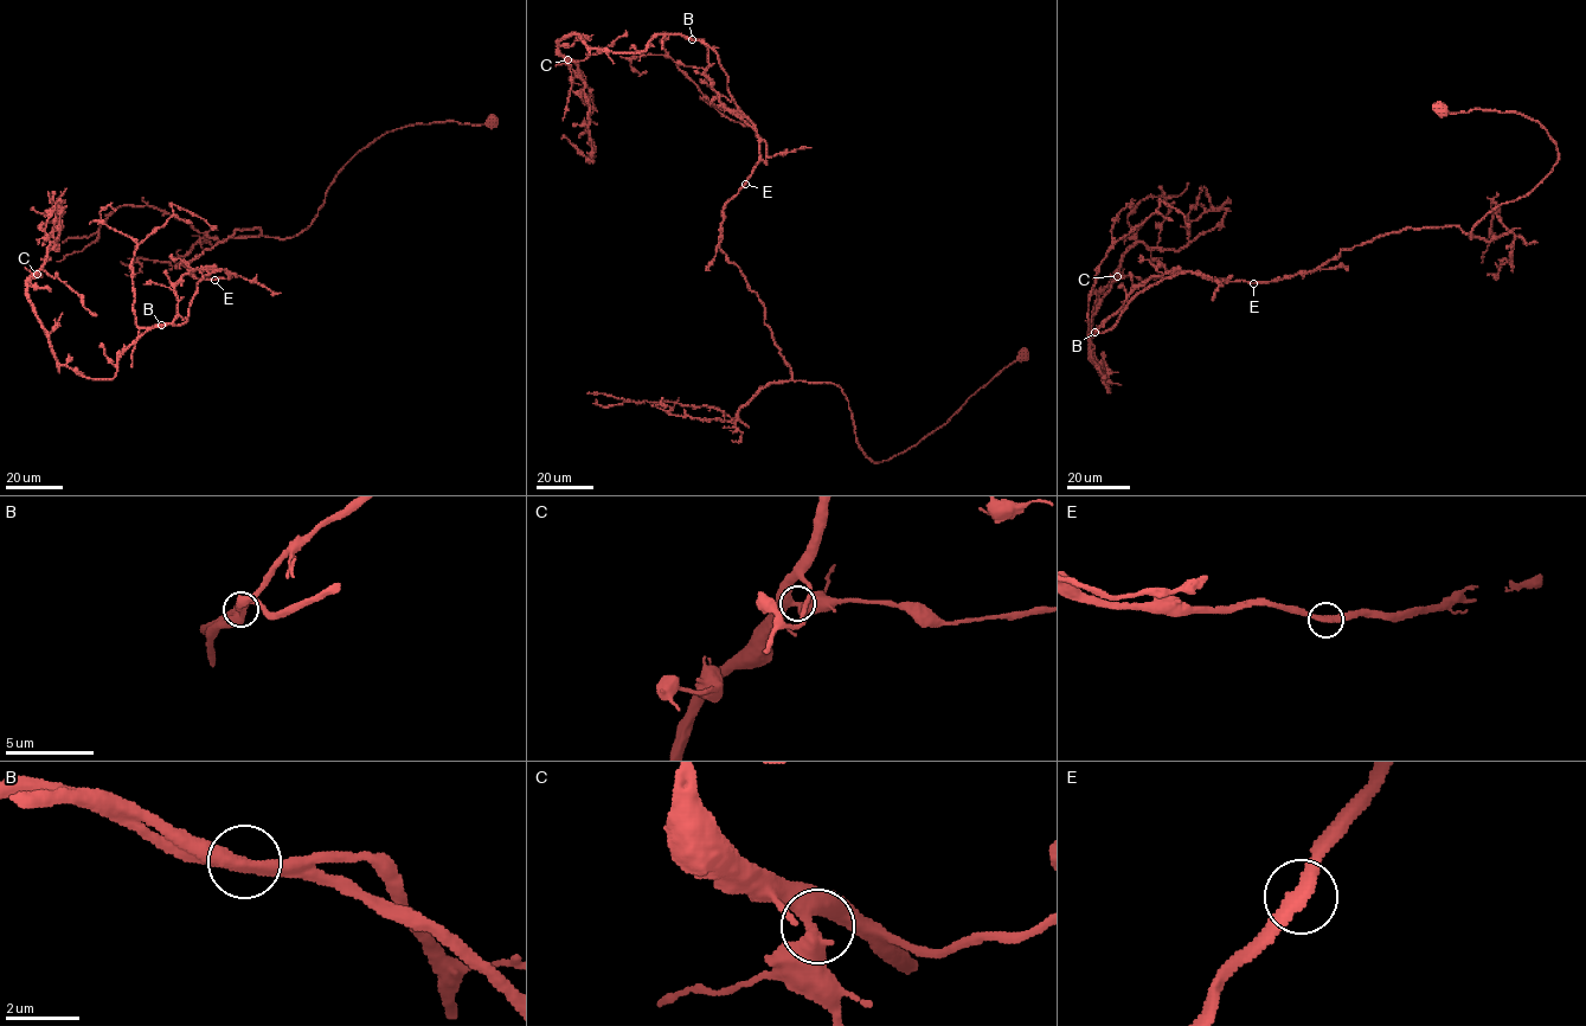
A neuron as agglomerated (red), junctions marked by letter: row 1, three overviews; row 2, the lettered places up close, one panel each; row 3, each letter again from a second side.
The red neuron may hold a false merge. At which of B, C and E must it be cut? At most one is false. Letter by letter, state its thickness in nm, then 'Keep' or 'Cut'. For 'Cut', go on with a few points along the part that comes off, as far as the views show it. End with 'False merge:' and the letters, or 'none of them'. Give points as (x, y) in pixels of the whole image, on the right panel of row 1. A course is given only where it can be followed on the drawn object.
B: Thickness 550 nm. Cut. Course of the part to remove: (1095, 332), (1182, 273), (1269, 282), (1391, 232), (1455, 225), (1471, 238), (1558, 159), (1536, 121), (1433, 106)
C: Thickness 550 nm. Keep
E: Thickness 300 nm. Keep
False merge: B

